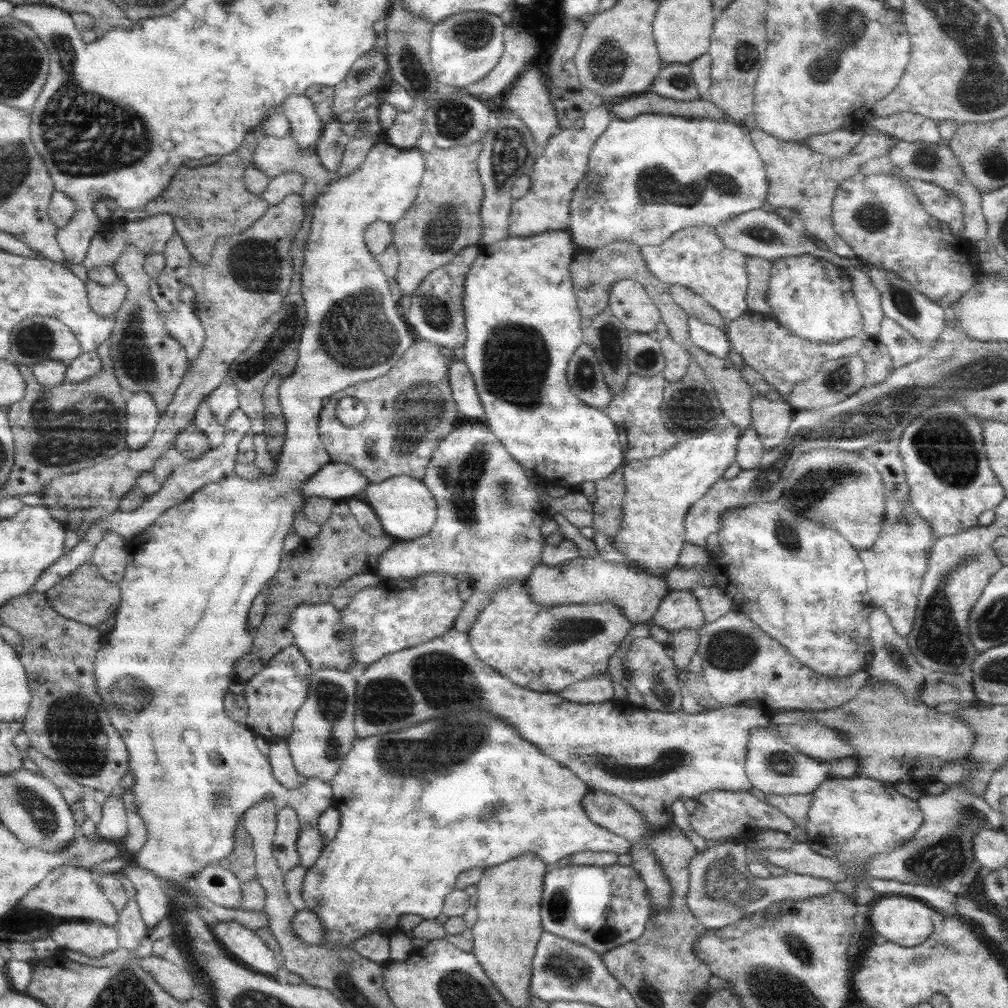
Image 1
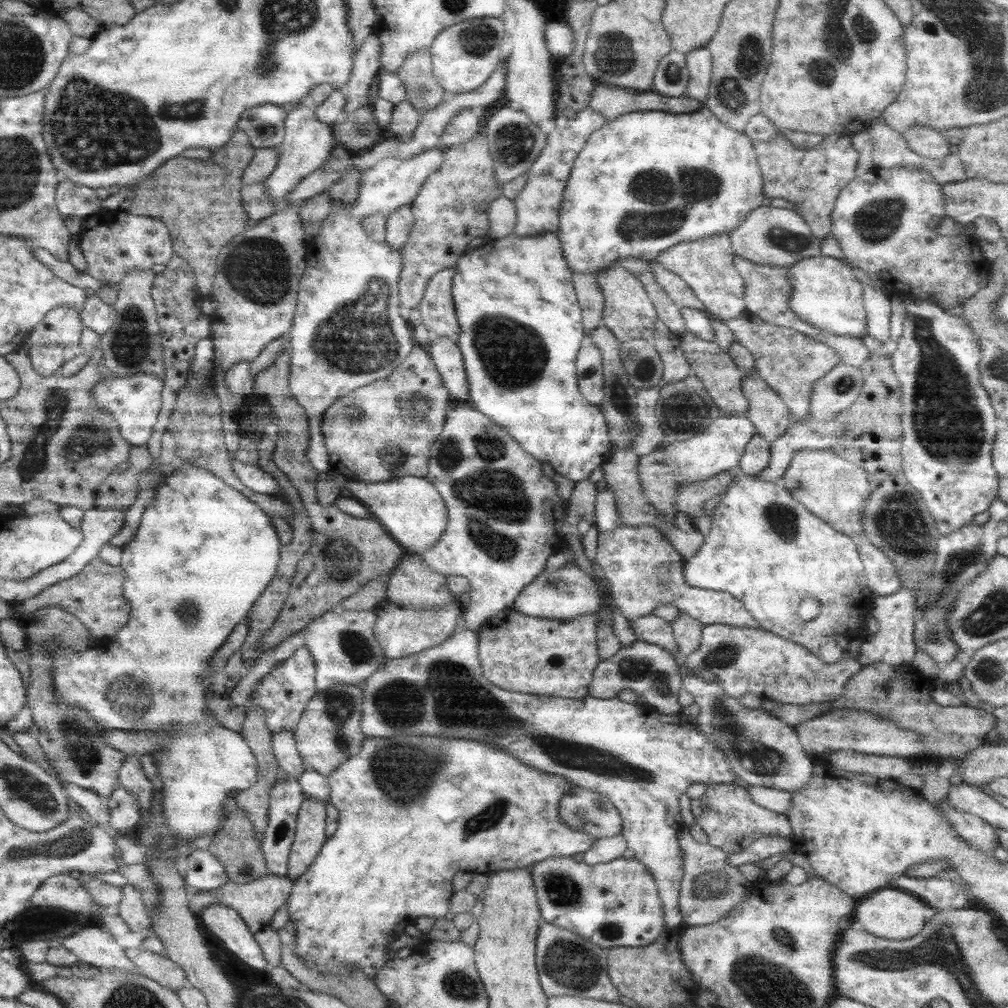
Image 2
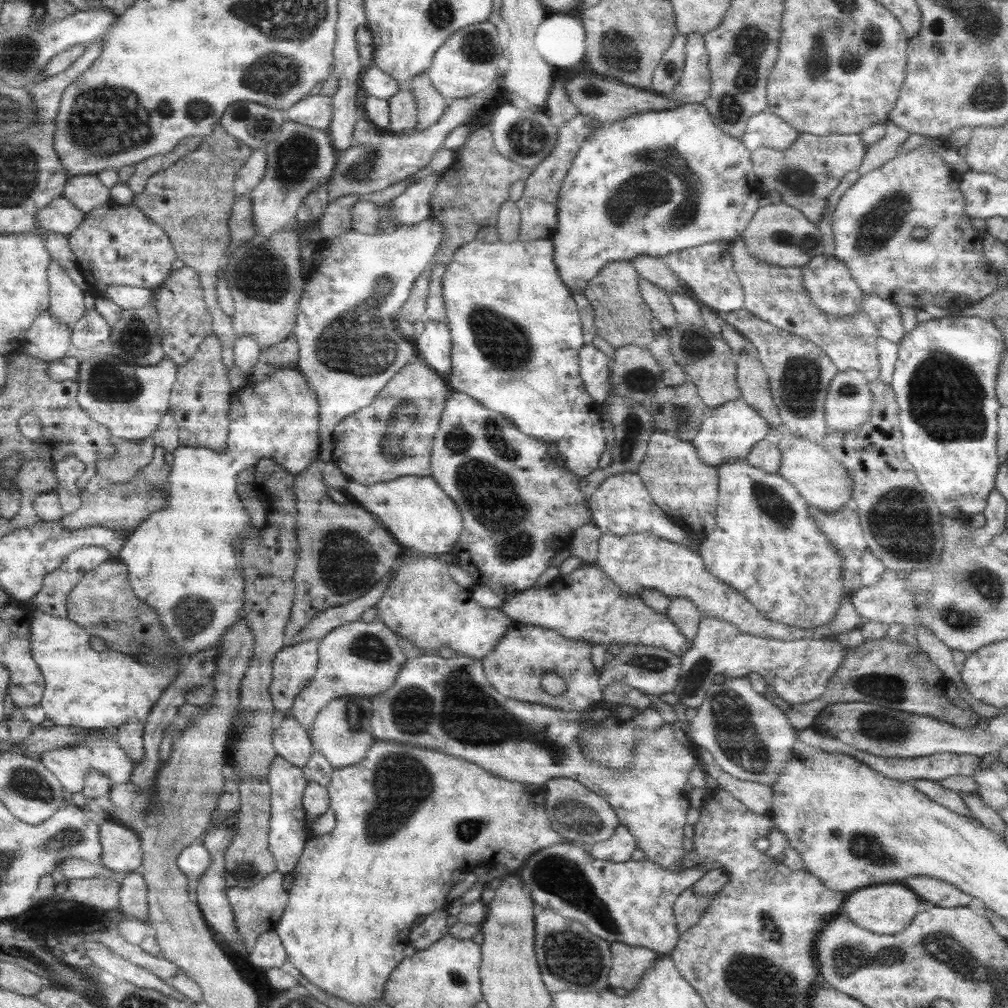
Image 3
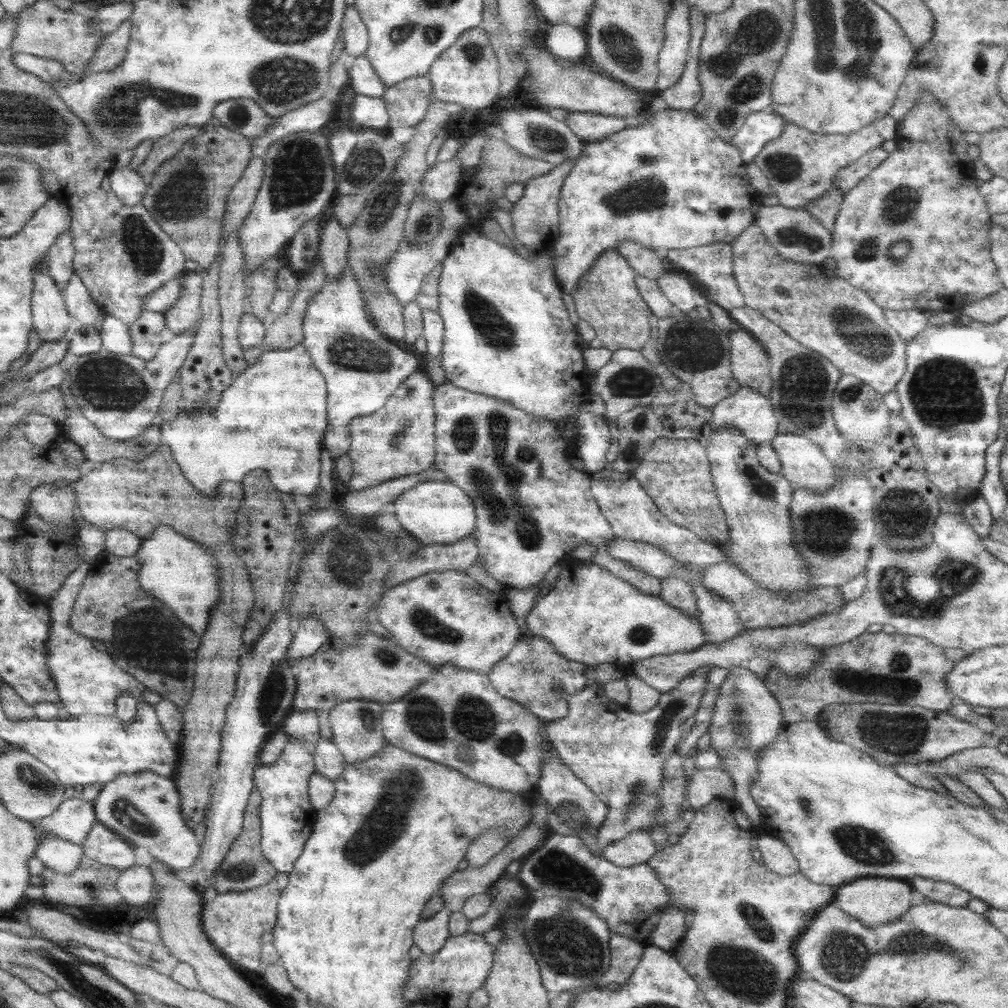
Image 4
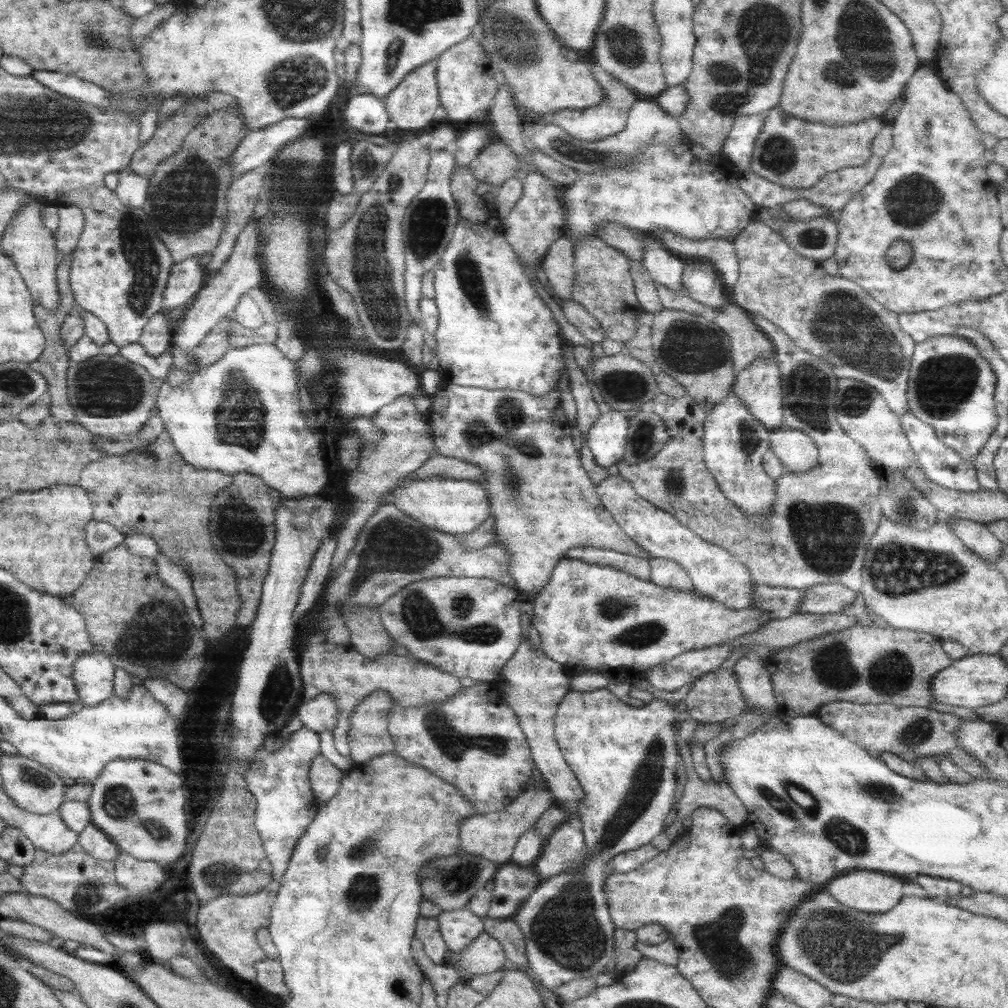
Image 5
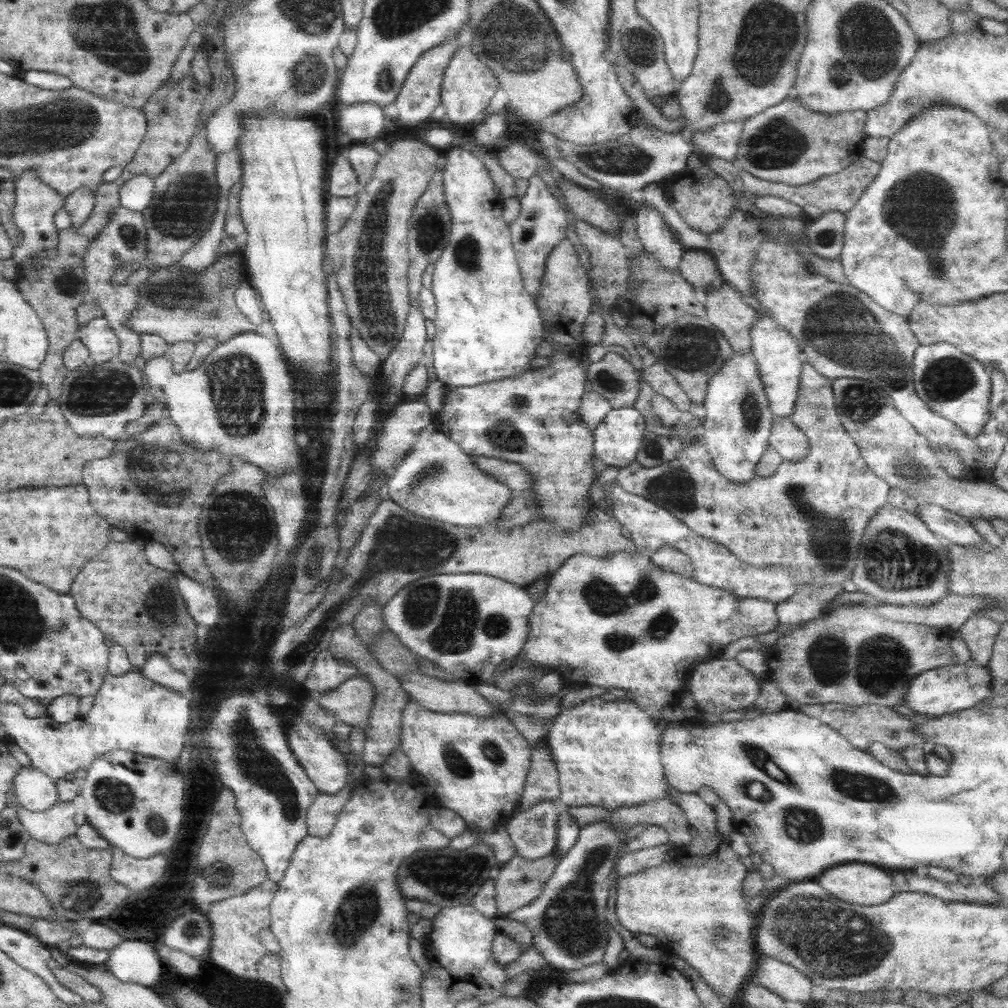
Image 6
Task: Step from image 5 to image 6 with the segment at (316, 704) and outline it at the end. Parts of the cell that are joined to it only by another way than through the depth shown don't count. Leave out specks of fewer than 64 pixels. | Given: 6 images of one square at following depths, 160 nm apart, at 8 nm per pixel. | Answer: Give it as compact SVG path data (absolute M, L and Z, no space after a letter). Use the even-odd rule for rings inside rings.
M352 677L326 693L318 695L317 704L330 712L338 723L348 723L366 730L369 728L369 716L375 686L362 677Z

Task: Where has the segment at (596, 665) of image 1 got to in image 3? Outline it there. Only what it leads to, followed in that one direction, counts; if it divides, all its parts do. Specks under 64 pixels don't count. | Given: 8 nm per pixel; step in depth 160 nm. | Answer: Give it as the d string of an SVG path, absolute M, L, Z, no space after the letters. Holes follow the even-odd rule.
M636 532L624 536L601 533L599 556L594 564L628 594L639 597L639 592L642 589L652 589L665 594L670 600L676 597L684 597L696 606L703 615L731 622L742 632L764 638L822 640L856 627L861 628L868 622L872 622L872 620L865 620L863 616L859 616L856 607L848 597L842 597L835 617L827 625L803 629L771 621L736 589L710 574L700 557L698 552L691 551L675 542L670 542L666 538L660 538L655 532ZM514 621L493 651L483 658L483 671L488 682L508 698L562 711L584 711L600 702L603 693L603 686L590 659L592 647L587 640L570 640L555 630ZM543 673L556 673L565 691L548 694L541 685Z

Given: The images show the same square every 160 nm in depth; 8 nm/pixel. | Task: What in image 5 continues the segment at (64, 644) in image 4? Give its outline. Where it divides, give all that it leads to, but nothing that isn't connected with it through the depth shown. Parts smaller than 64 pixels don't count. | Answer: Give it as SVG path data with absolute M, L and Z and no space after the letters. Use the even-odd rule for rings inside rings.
M93 649L79 654L75 660L73 679L84 707L98 706L114 696L115 666L111 658Z

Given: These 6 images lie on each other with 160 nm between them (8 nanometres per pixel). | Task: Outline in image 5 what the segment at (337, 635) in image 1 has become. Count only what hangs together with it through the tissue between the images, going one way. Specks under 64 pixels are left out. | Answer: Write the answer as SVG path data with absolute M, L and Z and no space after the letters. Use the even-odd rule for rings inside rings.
M326 640L309 646L308 650L300 654L298 661L303 684L303 702L310 702L311 698L322 693L331 694L335 698L334 704L338 708L336 726L332 730L335 747L342 756L350 759L349 718L365 696L375 690L384 691L393 698L394 704L406 708L440 705L463 688L456 675L444 672L422 660L418 661L414 657L399 656L390 652L376 658L368 658L351 645L340 646Z

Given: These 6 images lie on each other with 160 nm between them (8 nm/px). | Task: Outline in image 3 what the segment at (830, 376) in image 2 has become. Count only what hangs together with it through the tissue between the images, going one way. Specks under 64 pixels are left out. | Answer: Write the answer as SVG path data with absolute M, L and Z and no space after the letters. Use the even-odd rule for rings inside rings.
M858 370L837 371L825 400L825 421L829 431L852 431L870 418L873 394L869 380Z

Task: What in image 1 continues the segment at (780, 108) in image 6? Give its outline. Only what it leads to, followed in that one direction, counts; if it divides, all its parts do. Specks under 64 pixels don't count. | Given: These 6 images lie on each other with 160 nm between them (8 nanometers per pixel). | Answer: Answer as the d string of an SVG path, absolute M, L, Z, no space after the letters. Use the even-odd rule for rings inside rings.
M758 127L749 131L749 135L765 164L768 177L767 201L776 208L795 210L799 219L797 225L802 230L822 240L834 254L854 259L854 252L833 228L831 214L836 189L842 181L858 173L860 165L868 159L886 155L899 138L875 131L864 135L849 155L834 158L812 150L803 142L779 141Z

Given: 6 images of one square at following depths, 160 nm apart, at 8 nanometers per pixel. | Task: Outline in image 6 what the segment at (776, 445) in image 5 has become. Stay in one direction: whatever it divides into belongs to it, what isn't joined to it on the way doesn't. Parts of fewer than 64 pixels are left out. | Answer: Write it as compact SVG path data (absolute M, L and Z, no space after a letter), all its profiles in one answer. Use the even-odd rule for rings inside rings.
M773 417L767 442L784 462L799 462L810 449L808 438L794 426L790 417Z

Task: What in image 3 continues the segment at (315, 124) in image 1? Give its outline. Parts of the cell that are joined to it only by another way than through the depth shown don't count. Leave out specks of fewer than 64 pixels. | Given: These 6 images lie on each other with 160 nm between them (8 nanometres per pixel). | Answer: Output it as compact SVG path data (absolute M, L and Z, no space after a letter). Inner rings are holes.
M287 119L278 138L269 142L264 151L267 169L256 188L252 190L251 200L257 234L270 238L276 232L286 229L288 222L297 216L298 209L308 194L323 182L328 185L338 155L328 133Z

